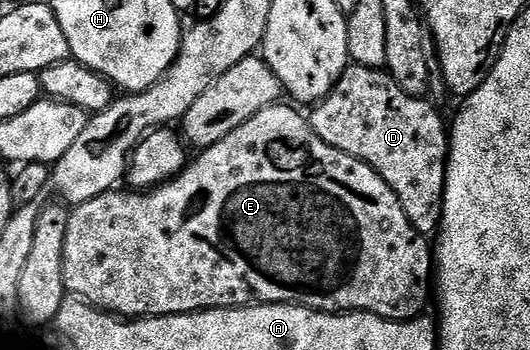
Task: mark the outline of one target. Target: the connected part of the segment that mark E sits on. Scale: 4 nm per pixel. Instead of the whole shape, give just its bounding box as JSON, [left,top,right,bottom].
[66,104,432,322]

